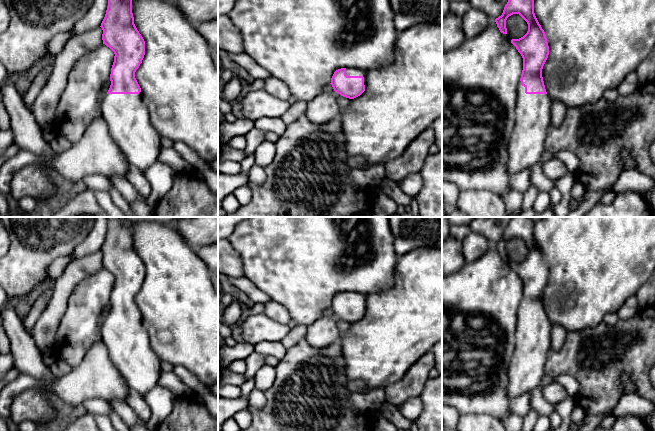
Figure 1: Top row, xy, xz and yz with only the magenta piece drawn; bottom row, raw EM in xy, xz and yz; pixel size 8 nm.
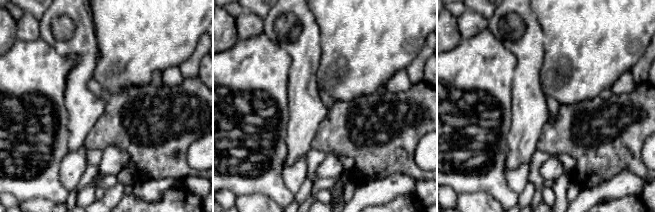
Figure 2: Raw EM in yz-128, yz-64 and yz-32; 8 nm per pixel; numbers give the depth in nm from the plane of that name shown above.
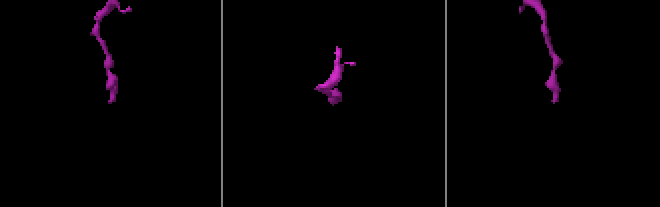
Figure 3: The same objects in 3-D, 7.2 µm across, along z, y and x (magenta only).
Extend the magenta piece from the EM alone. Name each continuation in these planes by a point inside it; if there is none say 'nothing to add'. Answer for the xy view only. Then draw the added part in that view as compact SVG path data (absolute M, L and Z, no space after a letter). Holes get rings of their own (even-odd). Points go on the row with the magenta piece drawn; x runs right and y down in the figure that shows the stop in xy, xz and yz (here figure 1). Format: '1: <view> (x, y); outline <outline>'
1: xy (126, 115); outline M106 94L101 101L101 114L109 134L129 164L141 172L159 161L161 136L153 127L149 111L139 94Z

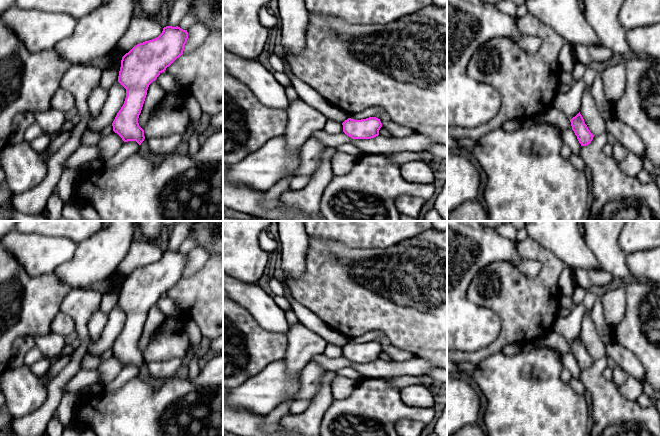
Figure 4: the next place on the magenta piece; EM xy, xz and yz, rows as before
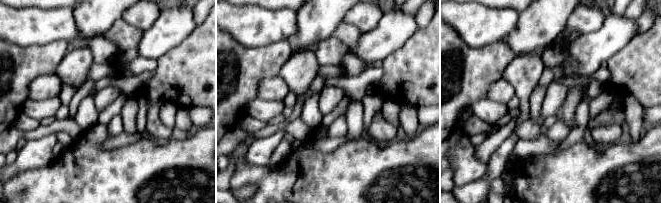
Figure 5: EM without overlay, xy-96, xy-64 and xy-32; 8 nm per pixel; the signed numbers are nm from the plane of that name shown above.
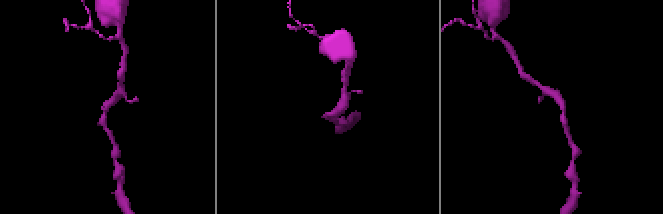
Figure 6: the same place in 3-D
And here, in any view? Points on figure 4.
nothing to add

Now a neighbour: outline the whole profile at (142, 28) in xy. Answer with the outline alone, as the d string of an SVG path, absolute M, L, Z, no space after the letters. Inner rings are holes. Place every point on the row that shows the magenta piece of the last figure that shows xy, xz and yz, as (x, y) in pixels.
M140 14L133 17L128 29L110 54L114 58L122 58L137 44L157 38L163 31L157 18Z

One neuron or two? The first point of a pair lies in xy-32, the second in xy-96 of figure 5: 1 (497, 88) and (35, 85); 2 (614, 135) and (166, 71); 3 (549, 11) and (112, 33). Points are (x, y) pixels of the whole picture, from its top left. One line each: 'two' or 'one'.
1: one
2: one
3: two

